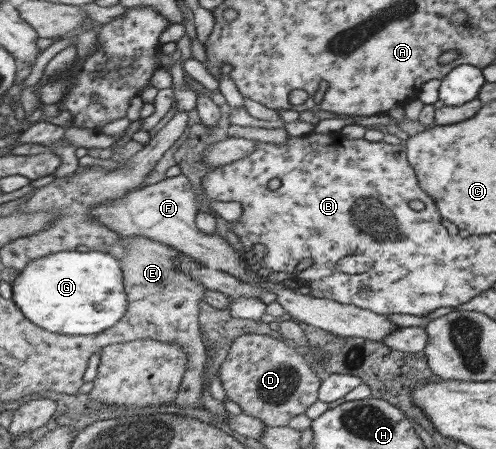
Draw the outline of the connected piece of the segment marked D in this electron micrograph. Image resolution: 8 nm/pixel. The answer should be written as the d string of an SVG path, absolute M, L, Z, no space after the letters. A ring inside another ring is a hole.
M247 333L234 342L222 367L220 380L229 400L238 404L242 412L257 418L267 427L287 427L291 419L303 414L303 411L318 399L317 371L283 341L272 335Z

